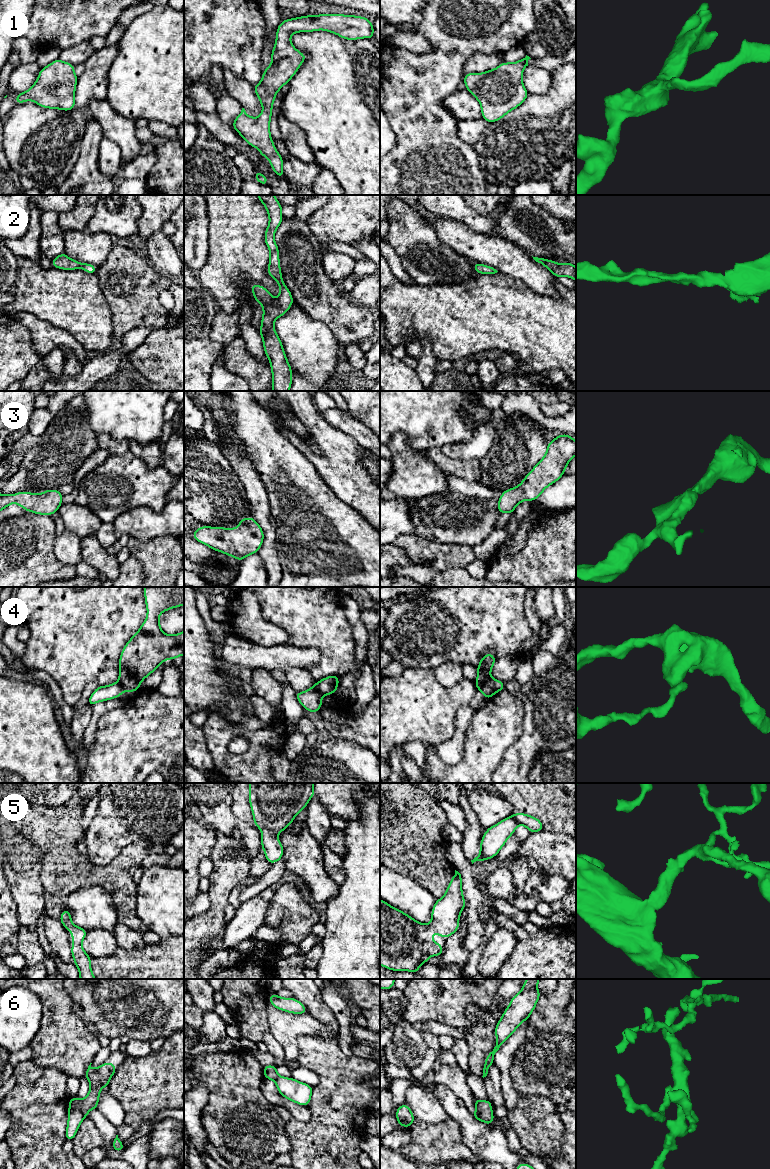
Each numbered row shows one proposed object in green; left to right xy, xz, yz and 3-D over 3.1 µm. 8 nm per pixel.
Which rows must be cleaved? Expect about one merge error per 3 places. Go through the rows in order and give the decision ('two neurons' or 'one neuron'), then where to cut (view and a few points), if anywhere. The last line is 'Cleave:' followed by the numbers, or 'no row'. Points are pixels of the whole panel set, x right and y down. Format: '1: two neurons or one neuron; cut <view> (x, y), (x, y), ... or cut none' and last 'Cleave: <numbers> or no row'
1: one neuron; cut none
2: one neuron; cut none
3: one neuron; cut none
4: two neurons; cut yz (490, 677), (477, 688)
5: one neuron; cut none
6: two neurons; cut yz (478, 1100), (478, 1111), (482, 1120)
Cleave: 4, 6

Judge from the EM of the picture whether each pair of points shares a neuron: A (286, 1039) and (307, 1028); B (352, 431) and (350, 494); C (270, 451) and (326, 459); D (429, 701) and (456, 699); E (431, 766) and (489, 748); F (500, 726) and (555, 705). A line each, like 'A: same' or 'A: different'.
A: same
B: different
C: different
D: same
E: same
F: different

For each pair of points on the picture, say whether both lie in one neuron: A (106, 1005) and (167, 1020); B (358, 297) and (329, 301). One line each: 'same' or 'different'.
A: same
B: different

